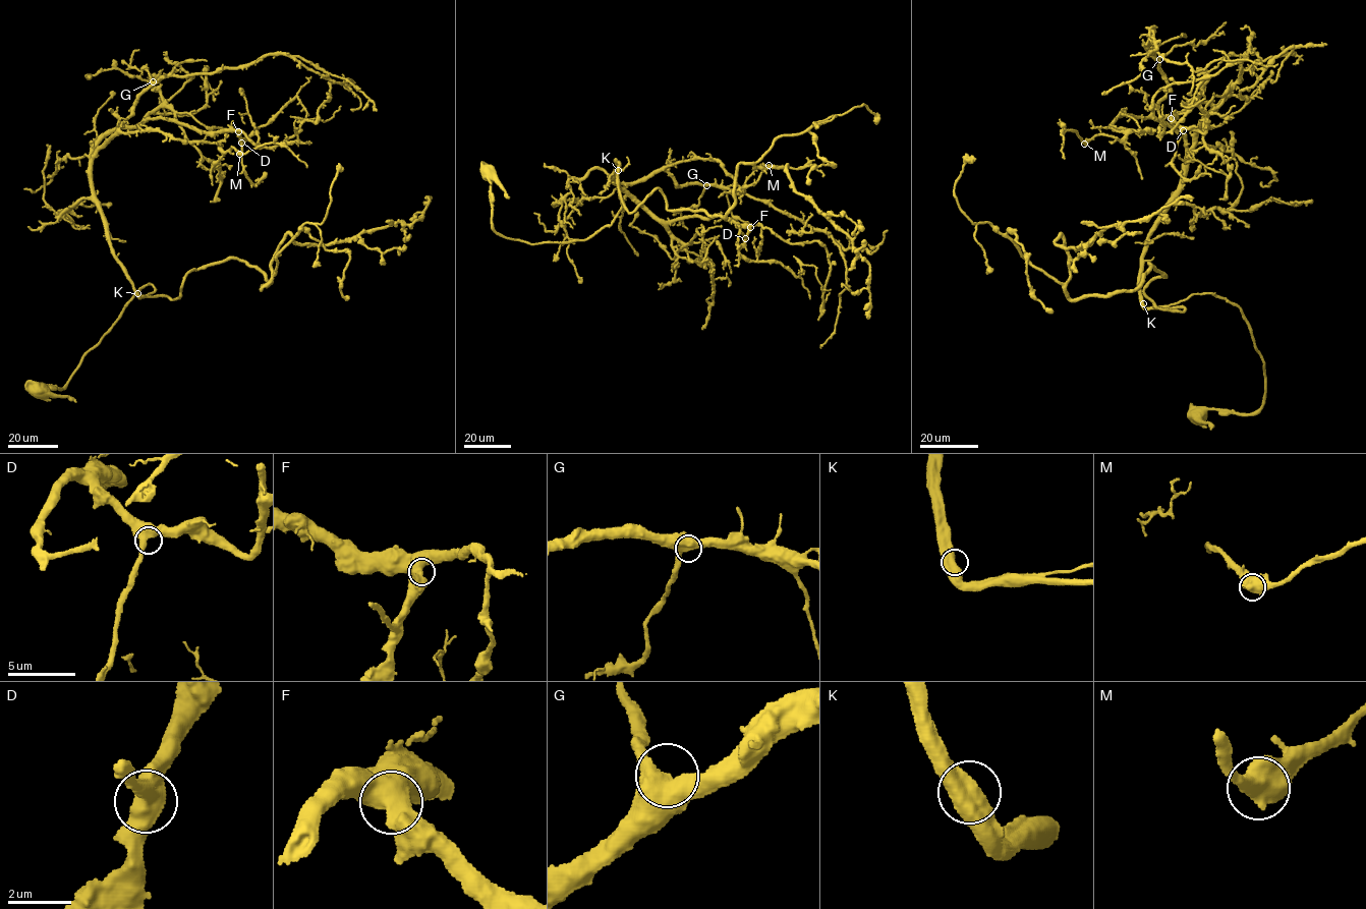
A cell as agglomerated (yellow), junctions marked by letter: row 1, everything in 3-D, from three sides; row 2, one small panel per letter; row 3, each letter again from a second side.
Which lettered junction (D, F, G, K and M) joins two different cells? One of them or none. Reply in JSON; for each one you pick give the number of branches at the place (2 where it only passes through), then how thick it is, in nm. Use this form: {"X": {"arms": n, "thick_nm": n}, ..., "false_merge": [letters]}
{"false_merge": []}

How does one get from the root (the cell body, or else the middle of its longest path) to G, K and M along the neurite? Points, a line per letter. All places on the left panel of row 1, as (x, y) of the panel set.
G: (39, 391), (64, 388), (139, 288), (155, 290), (139, 296), (115, 254), (91, 174), (92, 156), (153, 81)
K: (39, 391), (43, 385), (64, 388), (81, 357), (139, 288), (150, 284), (155, 289), (136, 293)
M: (39, 391), (64, 388), (139, 288), (155, 290), (139, 296), (115, 254), (92, 156), (137, 130), (239, 154)

